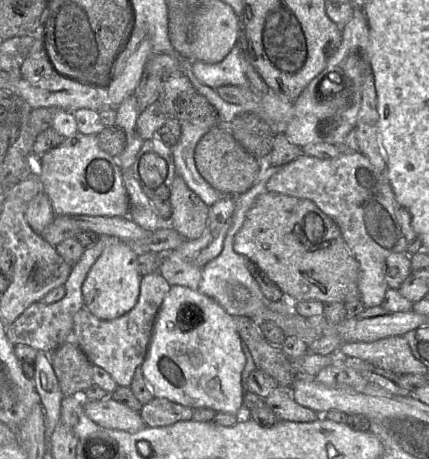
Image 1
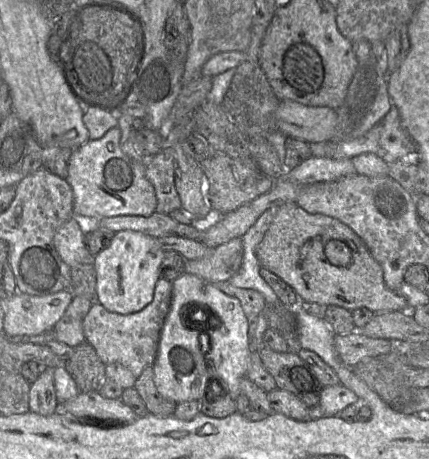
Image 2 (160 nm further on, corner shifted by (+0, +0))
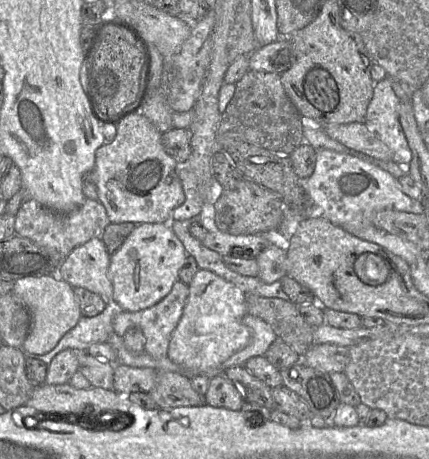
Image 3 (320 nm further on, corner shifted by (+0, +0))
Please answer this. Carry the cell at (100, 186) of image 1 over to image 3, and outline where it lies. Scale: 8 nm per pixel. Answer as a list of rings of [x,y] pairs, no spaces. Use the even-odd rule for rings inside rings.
[[[138,112],[117,126],[114,140],[100,146],[92,170],[98,201],[104,206],[110,223],[171,223],[171,212],[185,200],[176,175],[177,160],[168,155],[161,143],[162,133]]]

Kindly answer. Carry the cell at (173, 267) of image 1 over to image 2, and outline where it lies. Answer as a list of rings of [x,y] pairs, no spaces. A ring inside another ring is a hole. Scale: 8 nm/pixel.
[[[241,238],[211,248],[203,258],[185,263],[185,272],[196,275],[210,283],[229,281],[242,266],[244,246]]]

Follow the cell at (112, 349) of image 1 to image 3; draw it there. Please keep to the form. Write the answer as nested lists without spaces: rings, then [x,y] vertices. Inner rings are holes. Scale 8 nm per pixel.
[[[178,280],[174,283],[170,293],[157,304],[137,312],[118,311],[113,319],[113,341],[121,342],[129,329],[139,328],[145,337],[144,352],[154,358],[165,357],[171,336],[183,314],[188,295],[188,285]]]

